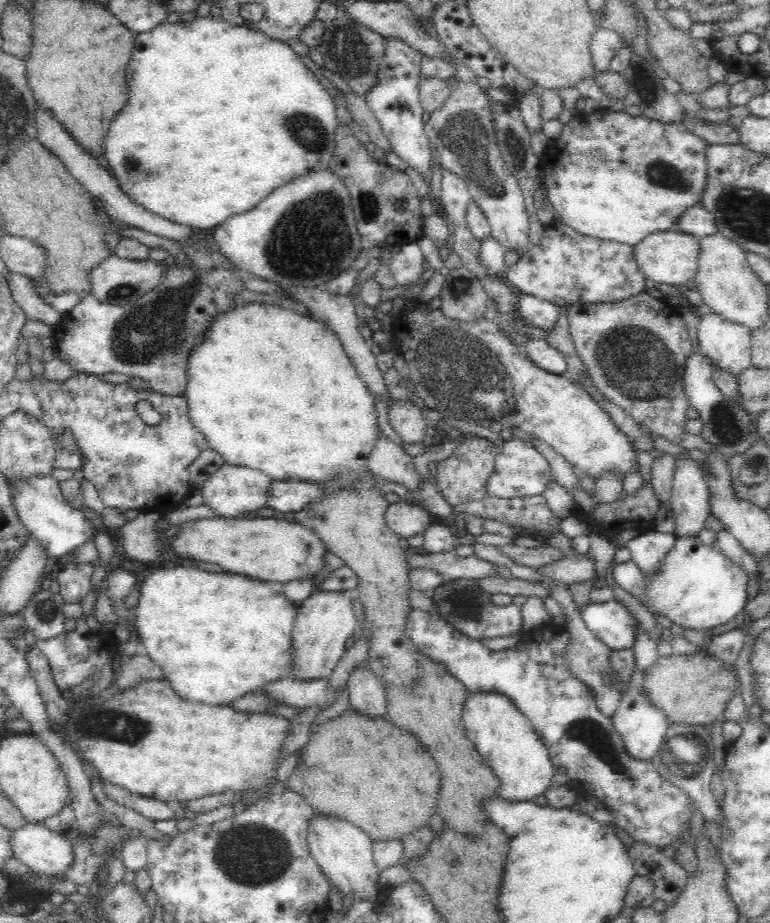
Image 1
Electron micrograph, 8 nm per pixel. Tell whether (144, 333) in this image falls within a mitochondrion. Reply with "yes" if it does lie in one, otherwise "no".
yes

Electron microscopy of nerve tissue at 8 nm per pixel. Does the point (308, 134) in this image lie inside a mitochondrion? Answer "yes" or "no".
yes

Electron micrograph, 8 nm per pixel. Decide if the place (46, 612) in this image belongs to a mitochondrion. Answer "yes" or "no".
yes

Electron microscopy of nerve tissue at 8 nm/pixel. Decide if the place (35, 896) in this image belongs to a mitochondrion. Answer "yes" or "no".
no

